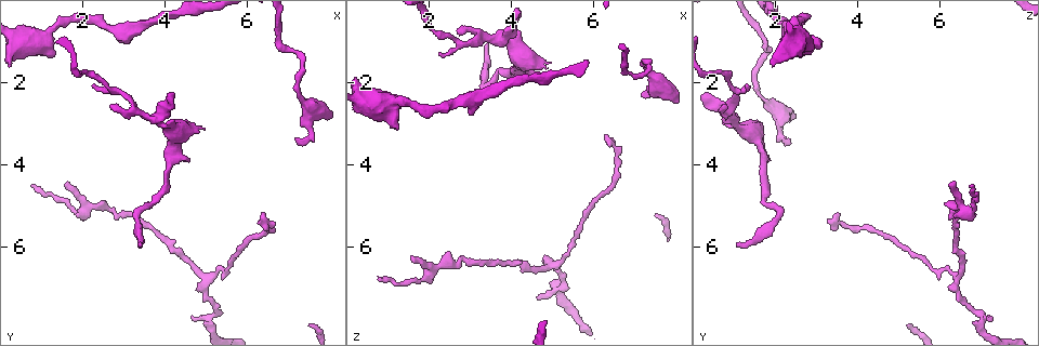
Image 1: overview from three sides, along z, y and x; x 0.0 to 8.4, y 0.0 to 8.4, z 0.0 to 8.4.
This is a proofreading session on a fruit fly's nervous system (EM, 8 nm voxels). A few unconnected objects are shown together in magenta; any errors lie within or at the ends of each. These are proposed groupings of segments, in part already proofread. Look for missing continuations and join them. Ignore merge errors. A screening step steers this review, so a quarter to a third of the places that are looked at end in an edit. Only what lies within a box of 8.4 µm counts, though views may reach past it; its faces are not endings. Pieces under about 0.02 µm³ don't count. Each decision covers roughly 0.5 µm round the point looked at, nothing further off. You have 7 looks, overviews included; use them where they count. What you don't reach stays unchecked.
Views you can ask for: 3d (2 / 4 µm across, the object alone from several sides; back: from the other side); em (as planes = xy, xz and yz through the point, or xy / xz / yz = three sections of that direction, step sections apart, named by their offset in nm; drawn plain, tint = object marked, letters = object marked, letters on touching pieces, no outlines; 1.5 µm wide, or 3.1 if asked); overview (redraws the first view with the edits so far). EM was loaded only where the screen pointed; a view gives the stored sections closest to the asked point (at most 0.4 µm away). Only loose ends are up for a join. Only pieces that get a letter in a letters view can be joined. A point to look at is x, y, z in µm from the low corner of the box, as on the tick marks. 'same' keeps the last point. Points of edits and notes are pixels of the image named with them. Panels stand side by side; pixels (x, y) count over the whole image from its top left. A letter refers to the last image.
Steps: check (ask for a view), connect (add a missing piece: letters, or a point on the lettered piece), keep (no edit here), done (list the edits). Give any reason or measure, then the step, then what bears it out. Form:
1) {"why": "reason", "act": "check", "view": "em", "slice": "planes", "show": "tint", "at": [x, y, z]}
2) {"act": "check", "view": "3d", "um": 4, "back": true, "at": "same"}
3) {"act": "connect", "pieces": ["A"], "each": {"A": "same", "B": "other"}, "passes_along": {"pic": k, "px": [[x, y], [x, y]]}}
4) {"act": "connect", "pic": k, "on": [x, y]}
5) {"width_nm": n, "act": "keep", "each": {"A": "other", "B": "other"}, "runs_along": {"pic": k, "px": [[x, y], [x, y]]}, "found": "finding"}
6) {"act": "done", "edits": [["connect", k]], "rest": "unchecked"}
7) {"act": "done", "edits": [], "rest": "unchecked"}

{"why": "thin end", "act": "check", "view": "em", "slice": "planes", "show": "letters", "at": [7.15, 3.35, 2.30]}

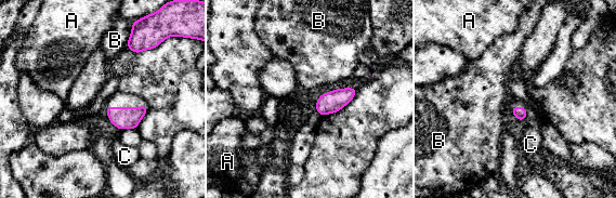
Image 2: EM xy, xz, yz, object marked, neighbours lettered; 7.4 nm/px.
{"act": "keep", "each": {"A": "other", "B": "other", "C": "other"}, "found": "none of them fits"}

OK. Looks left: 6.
{"why": "free end", "act": "check", "view": "3d", "um": 2, "at": [2.65, 2.60, 0.80]}

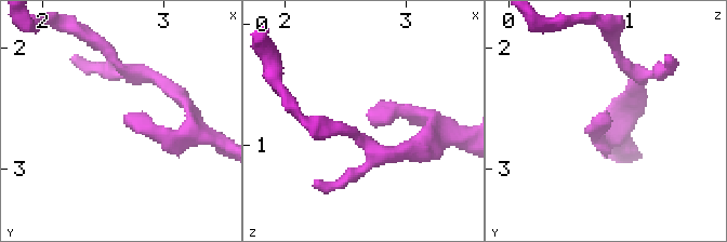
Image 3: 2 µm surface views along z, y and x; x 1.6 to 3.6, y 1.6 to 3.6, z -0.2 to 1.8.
{"act": "check", "view": "em", "slice": "planes", "show": "letters", "at": [2.72, 2.56, 0.84]}

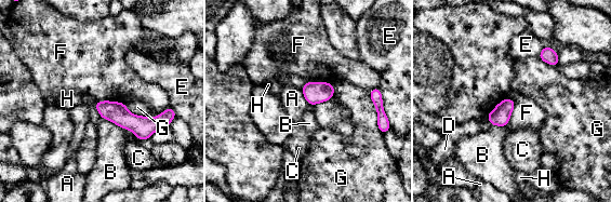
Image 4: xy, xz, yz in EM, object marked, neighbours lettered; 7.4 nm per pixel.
{"act": "keep", "each": {"A": "other", "B": "other", "C": "other", "D": "other", "E": "other", "F": "other", "G": "other", "H": "other"}, "border": {"pic": 4, "px": [[96, 100], [117, 100], [124, 104]]}, "found": "no lettered piece goes on from it"}

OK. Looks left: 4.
{"act": "check", "view": "3d", "um": 4, "back": true, "at": [0.80, 4.45, 6.75]}

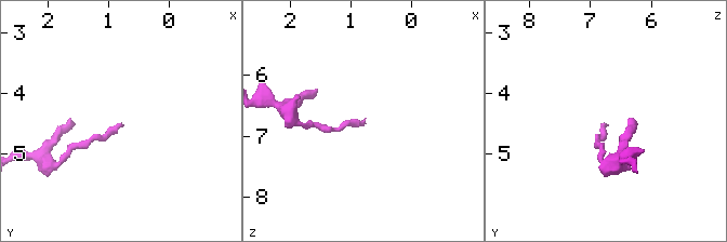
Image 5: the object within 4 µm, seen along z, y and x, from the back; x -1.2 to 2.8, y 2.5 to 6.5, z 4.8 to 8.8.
{"why": "now the EM", "act": "check", "view": "em", "slice": "xz", "step": 8, "show": "tint", "at": [0.75, 4.50, 6.75]}

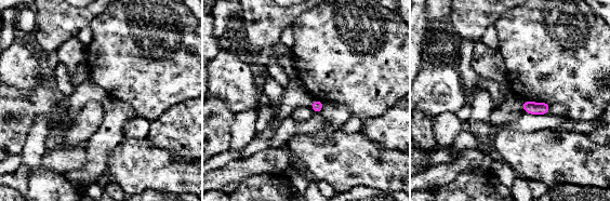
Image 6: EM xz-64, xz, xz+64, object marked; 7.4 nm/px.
{"why": "see the neighbours", "act": "check", "view": "em", "slice": "xz", "step": 8, "show": "letters", "at": "same"}

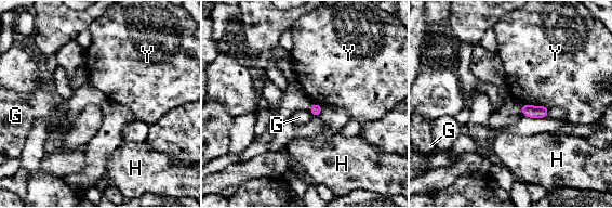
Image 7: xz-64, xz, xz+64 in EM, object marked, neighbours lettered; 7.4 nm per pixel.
{"act": "keep", "each": {"G": "other", "H": "other", "Y": "other"}, "border": {"pic": 7, "px": [[308, 109], [313, 115]]}, "found": "no lettered piece goes on from it"}

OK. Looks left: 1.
{"act": "done", "edits": [], "rest": "unchecked"}

